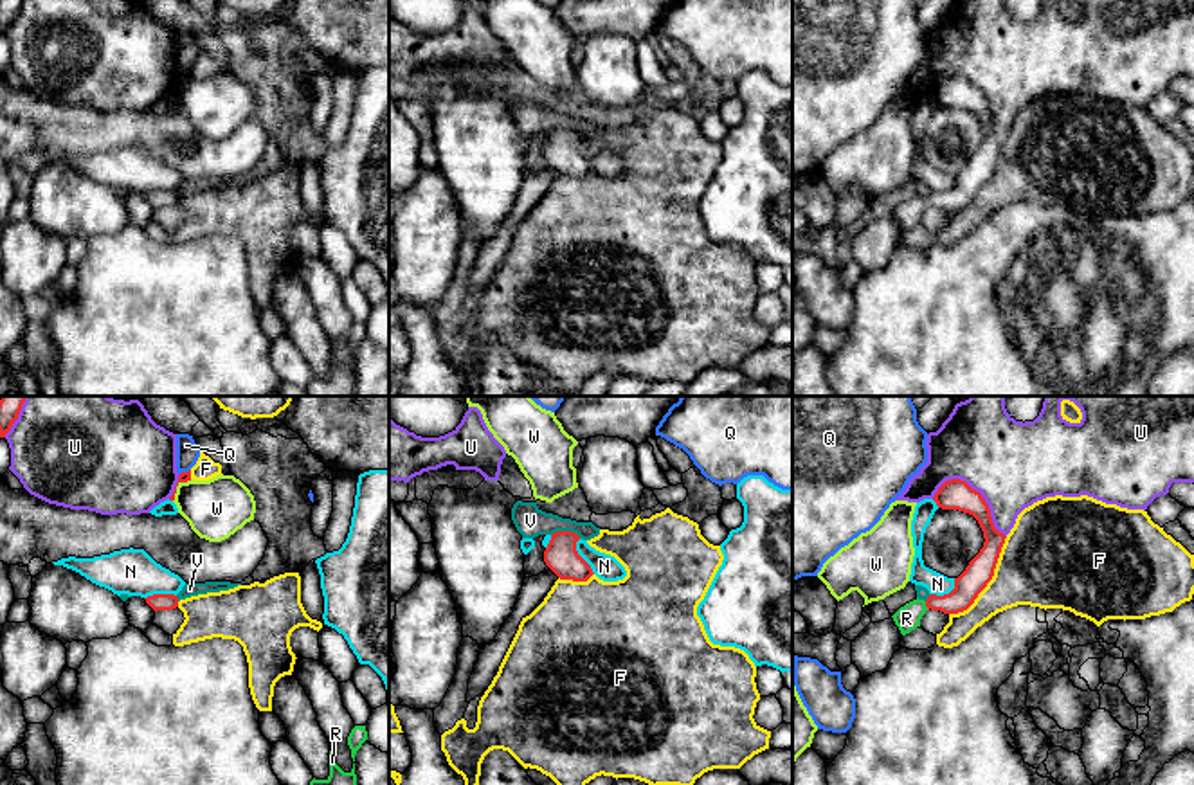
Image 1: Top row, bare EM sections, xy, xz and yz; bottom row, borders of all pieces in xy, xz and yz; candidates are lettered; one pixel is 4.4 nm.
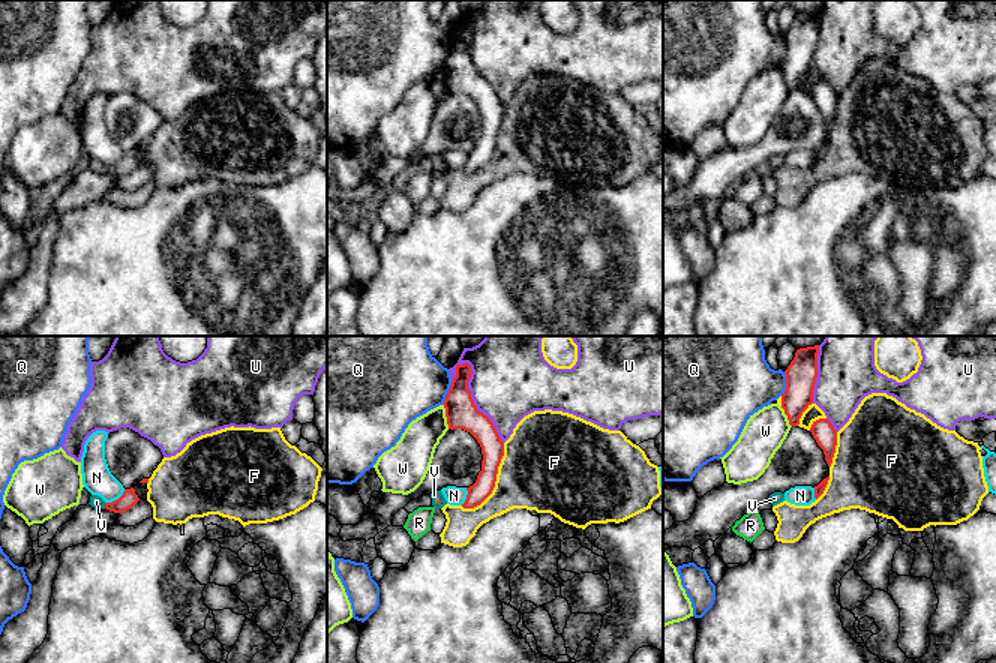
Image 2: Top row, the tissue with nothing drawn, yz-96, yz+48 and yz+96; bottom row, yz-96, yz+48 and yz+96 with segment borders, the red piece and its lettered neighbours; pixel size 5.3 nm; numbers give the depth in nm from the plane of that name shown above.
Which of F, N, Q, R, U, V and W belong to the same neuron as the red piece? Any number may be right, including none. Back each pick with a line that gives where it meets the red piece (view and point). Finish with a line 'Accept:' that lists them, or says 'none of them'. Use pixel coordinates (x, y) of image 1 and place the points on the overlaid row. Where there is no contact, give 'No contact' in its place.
R: Touches red at yz (926, 605)
Accept: R

